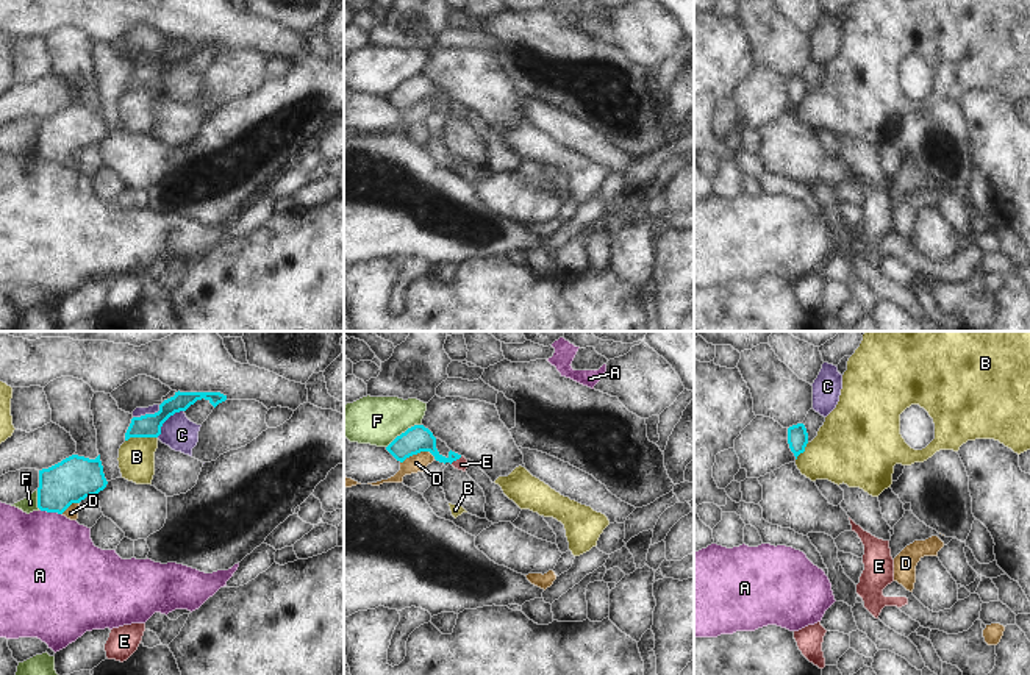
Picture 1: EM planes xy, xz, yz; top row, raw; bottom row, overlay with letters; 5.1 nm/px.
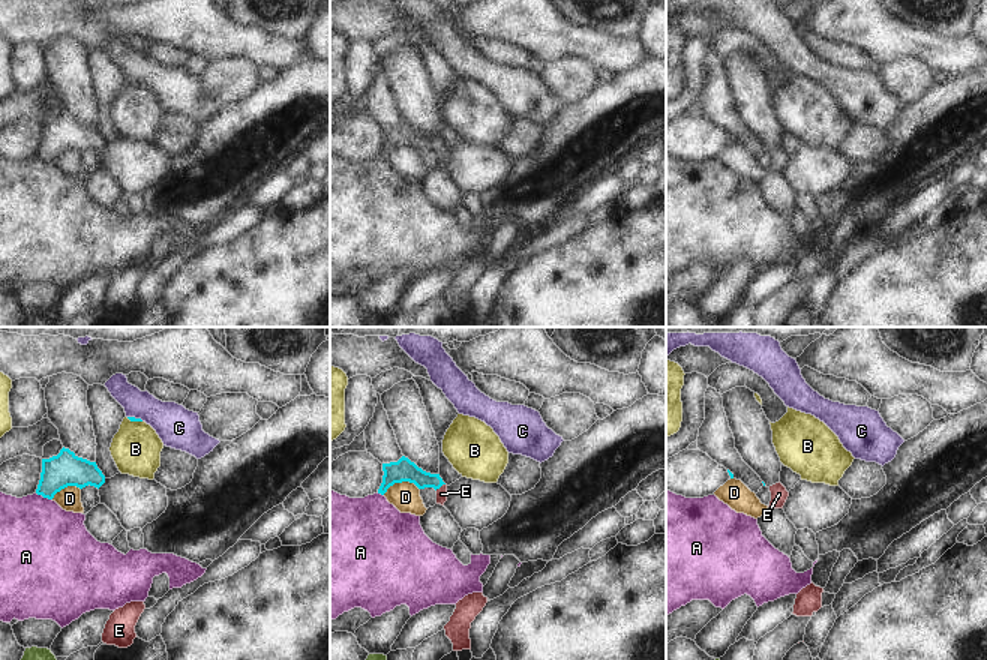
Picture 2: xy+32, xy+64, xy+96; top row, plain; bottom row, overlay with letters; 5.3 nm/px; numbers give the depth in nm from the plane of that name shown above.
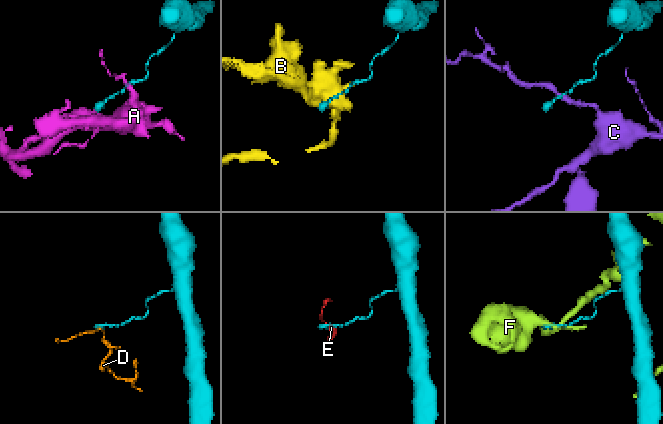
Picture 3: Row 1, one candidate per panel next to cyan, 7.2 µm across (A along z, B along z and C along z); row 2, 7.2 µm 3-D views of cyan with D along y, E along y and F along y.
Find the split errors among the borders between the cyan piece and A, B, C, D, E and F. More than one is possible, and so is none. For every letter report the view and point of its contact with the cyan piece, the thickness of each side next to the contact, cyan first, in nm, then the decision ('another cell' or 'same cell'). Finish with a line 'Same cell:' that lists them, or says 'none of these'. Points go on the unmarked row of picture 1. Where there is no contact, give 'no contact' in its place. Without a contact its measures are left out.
A: xy (50, 161) | 220/480 nm | another cell
B: xy (141, 86) | 120/190 nm | another cell
C: xy (166, 69) | 120/170 nm | another cell
D: xz (418, 102) | 140/90 nm | another cell
E: xz (455, 110) | 140/60 nm | same cell
F: xz (402, 83) | 140/260 nm | another cell
Same cell: E

